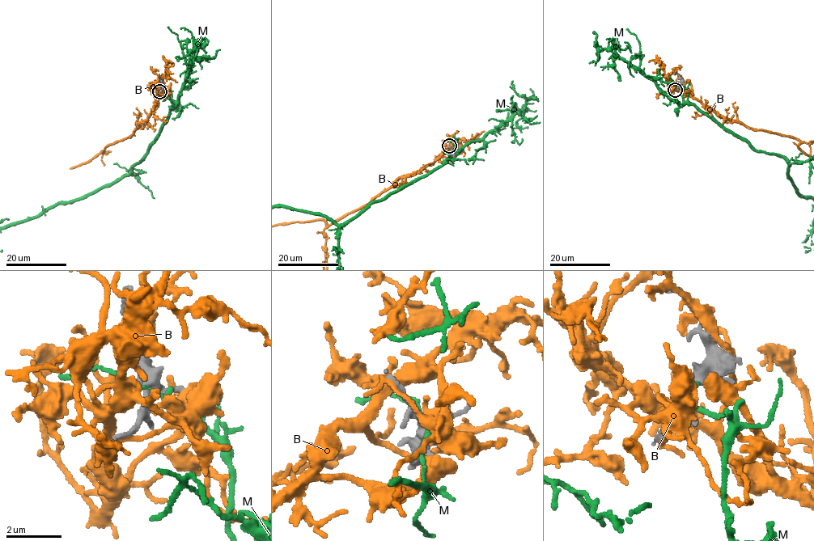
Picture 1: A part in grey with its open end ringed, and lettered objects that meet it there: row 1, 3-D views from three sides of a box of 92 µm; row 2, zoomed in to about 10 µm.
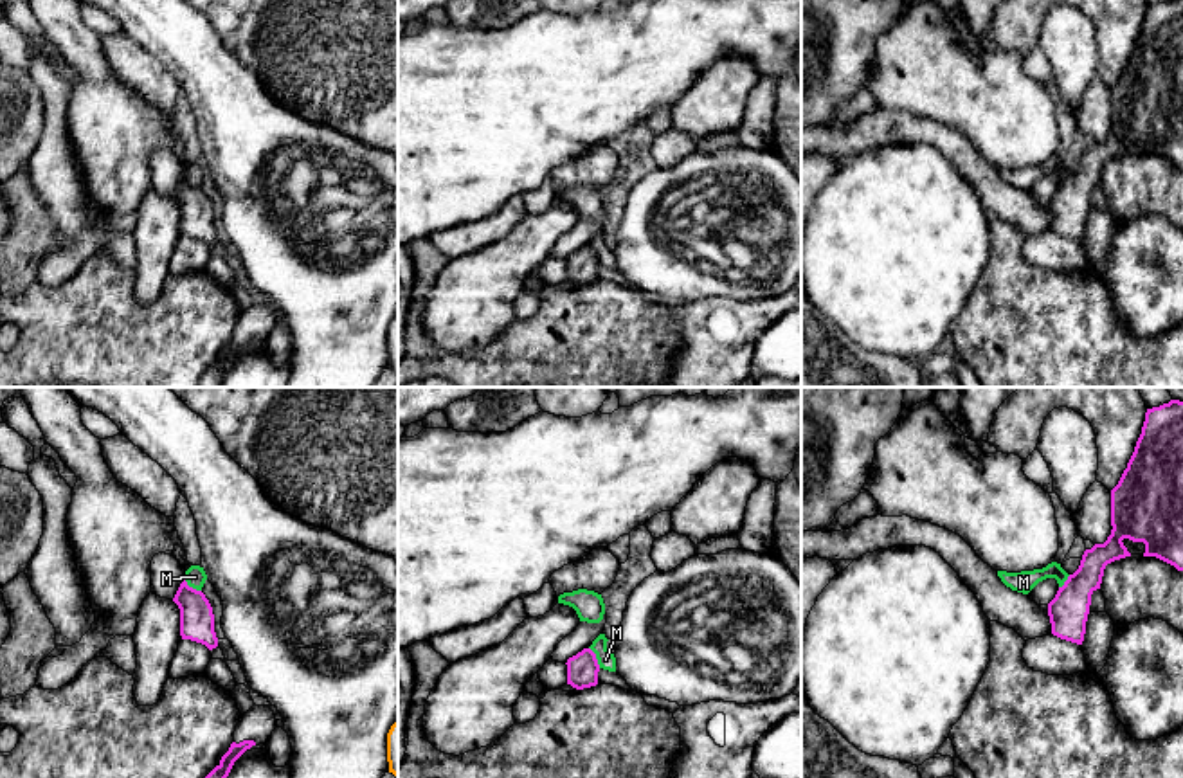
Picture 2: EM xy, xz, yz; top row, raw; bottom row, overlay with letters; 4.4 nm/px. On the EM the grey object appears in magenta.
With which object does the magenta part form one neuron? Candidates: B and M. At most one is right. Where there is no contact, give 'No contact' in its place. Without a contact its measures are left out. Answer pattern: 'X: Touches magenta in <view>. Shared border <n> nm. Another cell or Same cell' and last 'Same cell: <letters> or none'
B: No contact. Another cell
M: Touches magenta in xz. Shared border 110 nm. Another cell
Same cell: none

